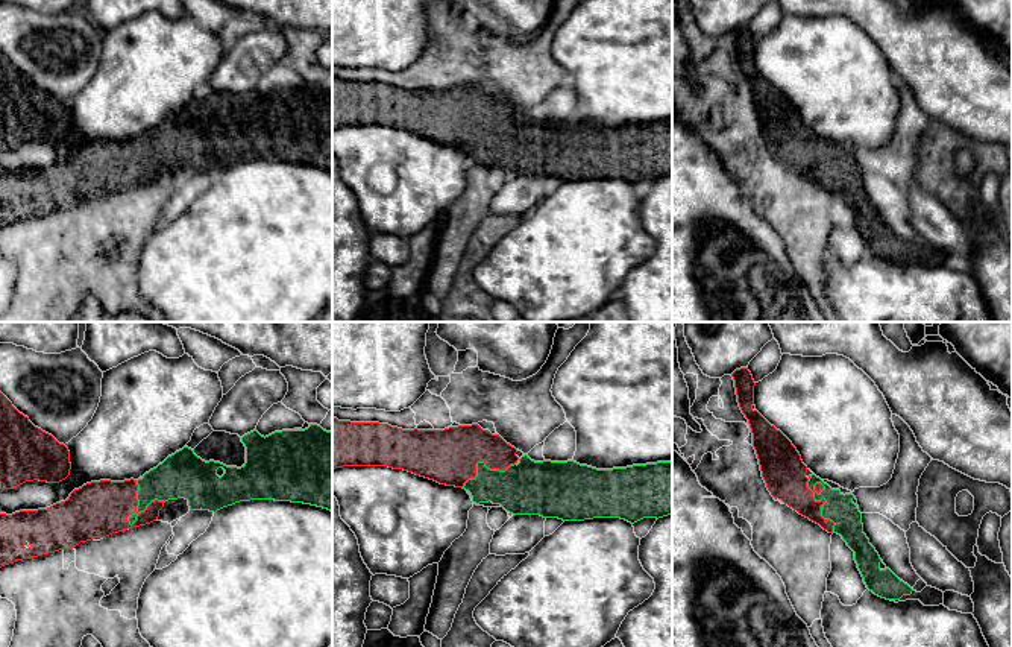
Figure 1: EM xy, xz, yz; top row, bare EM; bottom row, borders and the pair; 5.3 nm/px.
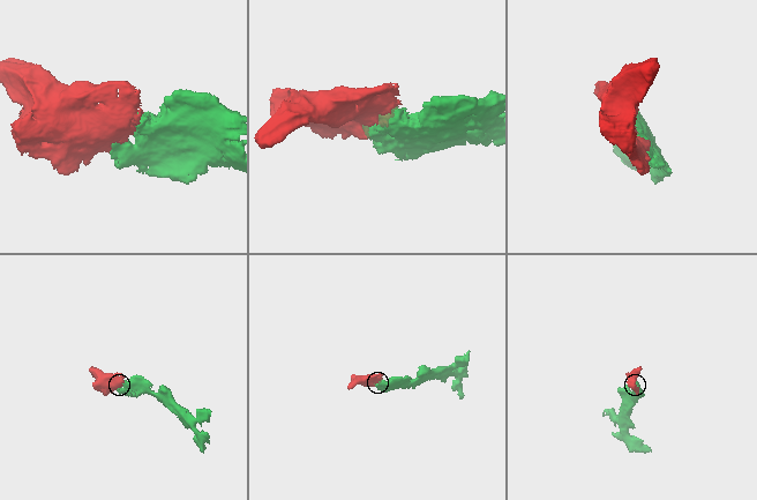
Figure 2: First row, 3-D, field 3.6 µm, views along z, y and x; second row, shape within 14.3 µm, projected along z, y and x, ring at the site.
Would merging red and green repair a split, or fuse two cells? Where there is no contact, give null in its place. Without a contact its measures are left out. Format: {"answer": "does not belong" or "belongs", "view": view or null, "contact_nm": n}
{"answer": "belongs", "view": "yz", "contact_nm": 340}

